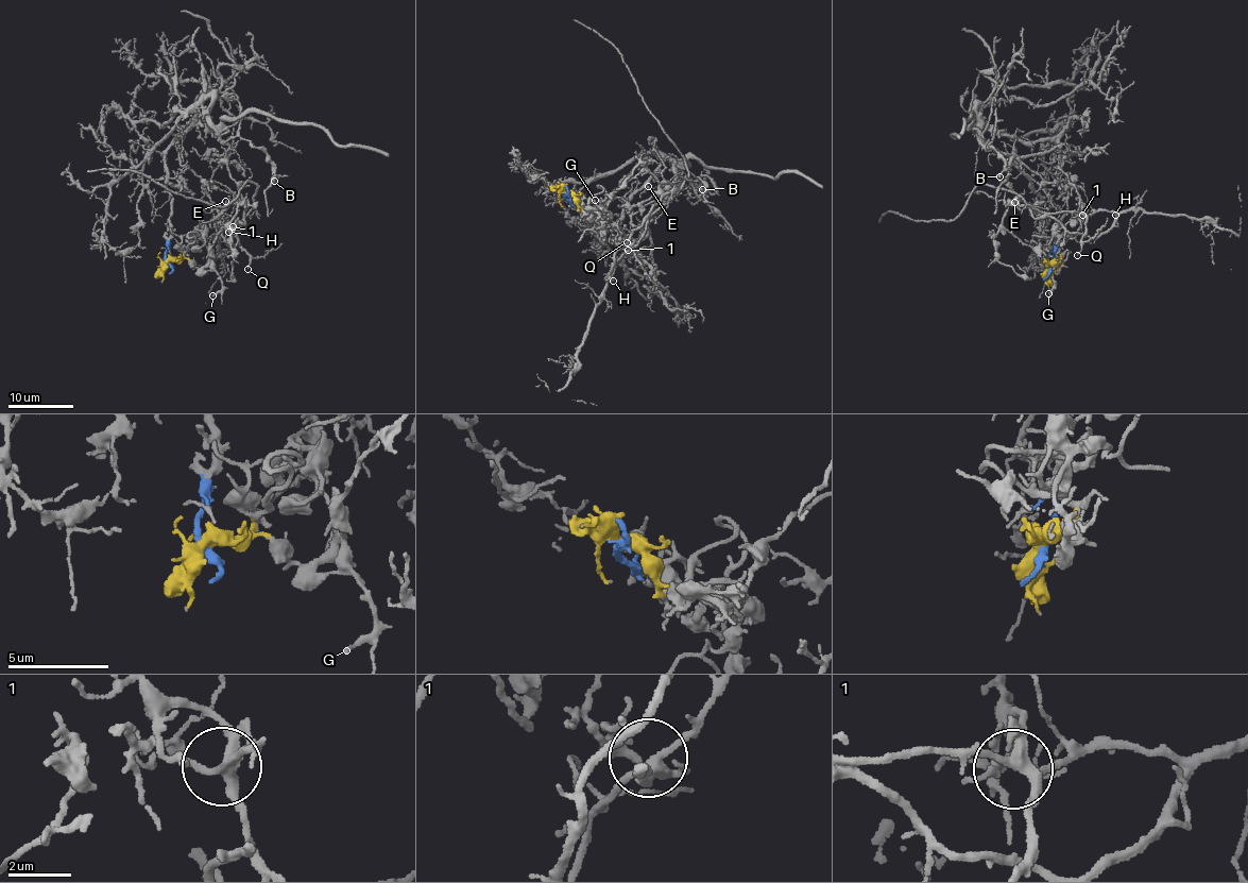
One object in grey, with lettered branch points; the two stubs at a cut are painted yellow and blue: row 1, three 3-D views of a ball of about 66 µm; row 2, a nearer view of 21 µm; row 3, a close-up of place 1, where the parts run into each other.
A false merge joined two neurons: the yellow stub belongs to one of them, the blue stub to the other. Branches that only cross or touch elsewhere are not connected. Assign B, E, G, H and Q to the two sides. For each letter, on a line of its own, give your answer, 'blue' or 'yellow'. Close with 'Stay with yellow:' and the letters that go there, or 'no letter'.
B: blue
E: yellow
G: yellow
H: yellow
Q: blue
Stay with yellow: E, G, H

